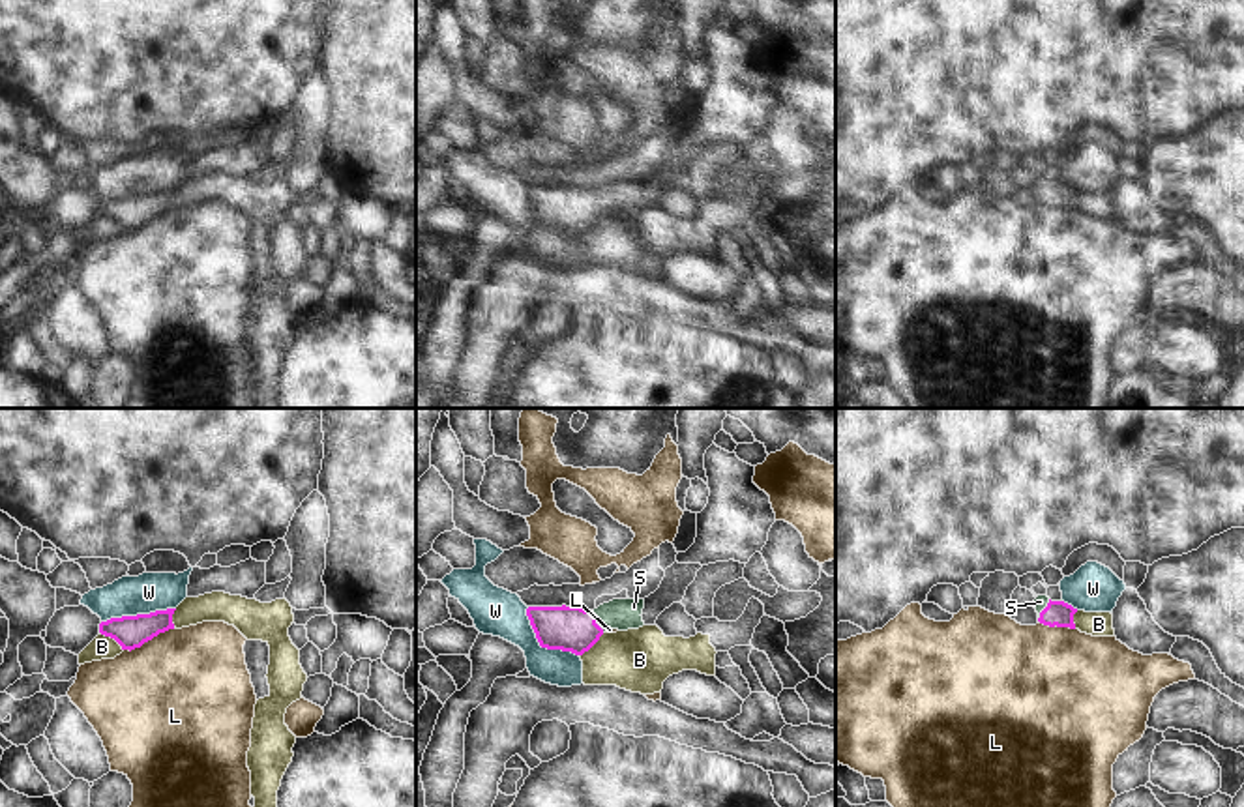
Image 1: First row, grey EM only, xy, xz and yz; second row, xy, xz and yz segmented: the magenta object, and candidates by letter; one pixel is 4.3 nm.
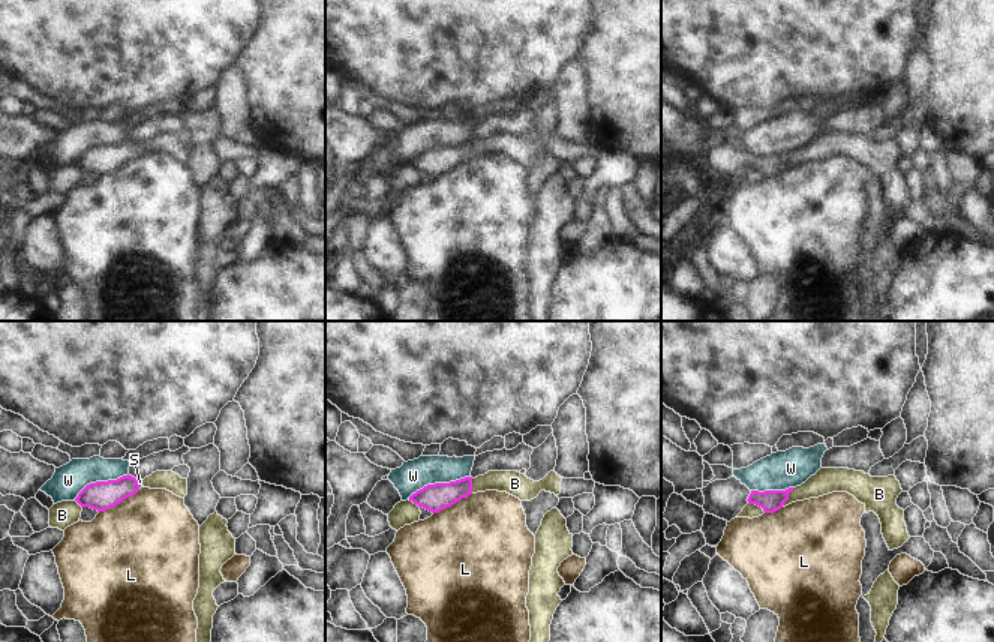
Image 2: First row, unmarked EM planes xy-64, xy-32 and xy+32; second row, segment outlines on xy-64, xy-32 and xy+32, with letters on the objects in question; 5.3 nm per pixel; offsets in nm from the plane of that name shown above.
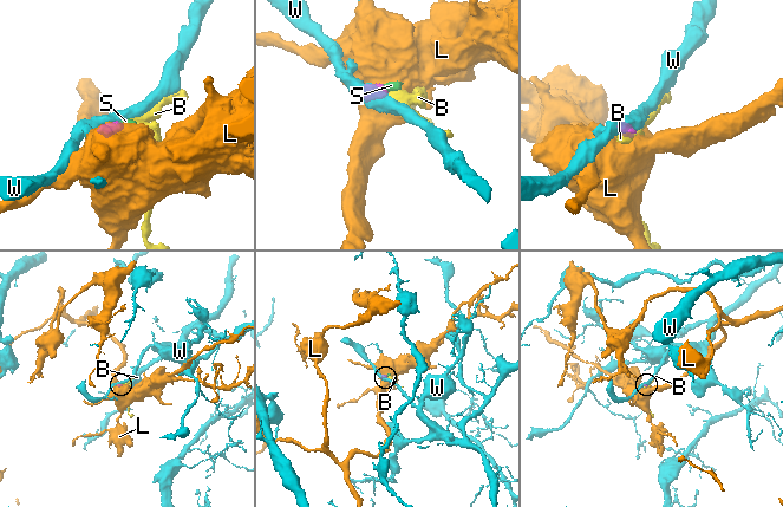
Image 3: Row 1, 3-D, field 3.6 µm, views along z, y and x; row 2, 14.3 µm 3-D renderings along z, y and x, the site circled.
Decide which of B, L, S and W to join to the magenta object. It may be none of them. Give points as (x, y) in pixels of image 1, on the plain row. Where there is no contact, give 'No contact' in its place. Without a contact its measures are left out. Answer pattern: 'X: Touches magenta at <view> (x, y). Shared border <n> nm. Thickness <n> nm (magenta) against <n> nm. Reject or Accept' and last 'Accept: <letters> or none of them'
B: Touches magenta at xz (591, 227). Shared border 150 nm. Thickness 190 nm (magenta) against 280 nm. Reject
L: Touches magenta at xy (148, 220). Shared border 240 nm. Thickness 140 nm (magenta) against 480 nm. Reject
S: Touches magenta at xz (594, 203). Shared border 110 nm. Thickness 190 nm (magenta) against 140 nm. Accept
W: Touches magenta at xz (542, 227). Shared border 300 nm. Thickness 190 nm (magenta) against 200 nm. Reject
Accept: S

